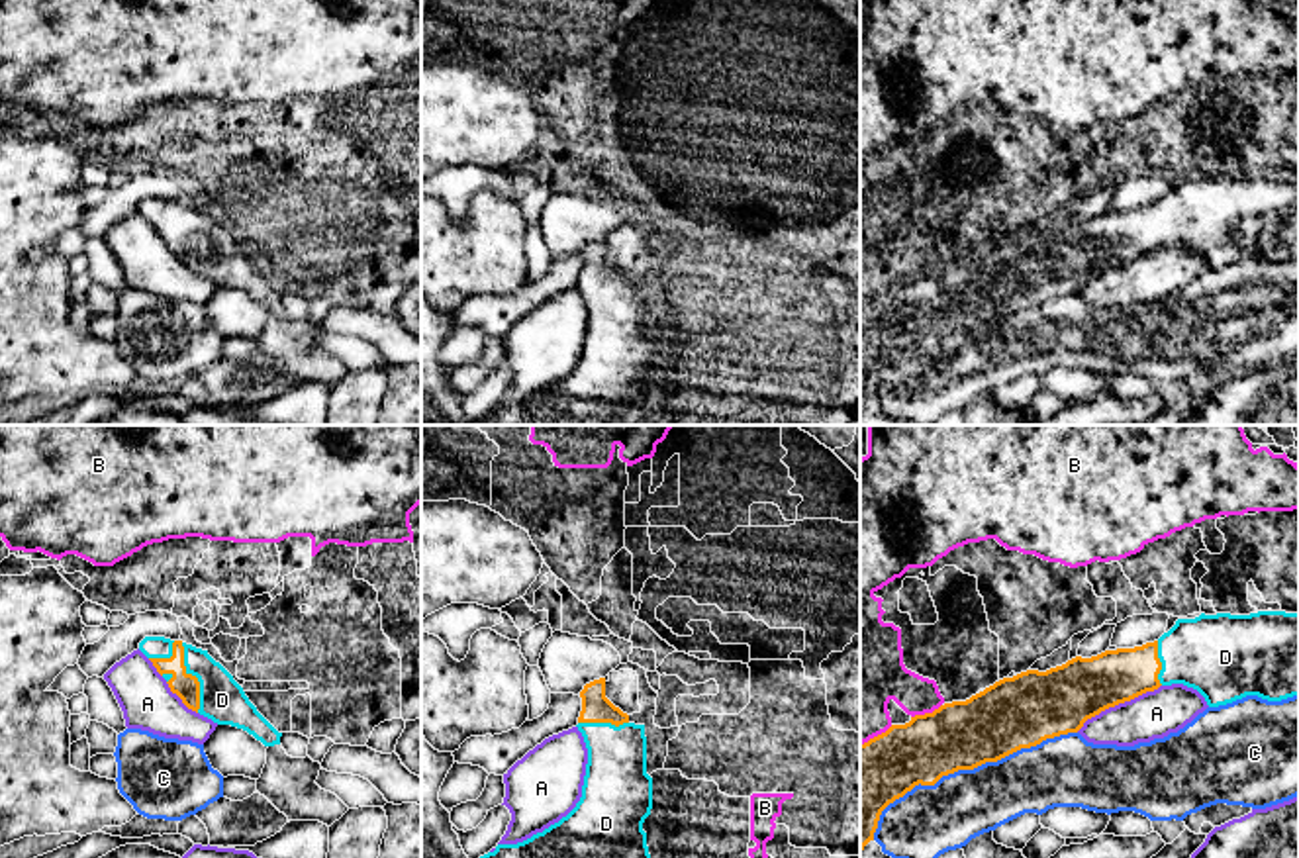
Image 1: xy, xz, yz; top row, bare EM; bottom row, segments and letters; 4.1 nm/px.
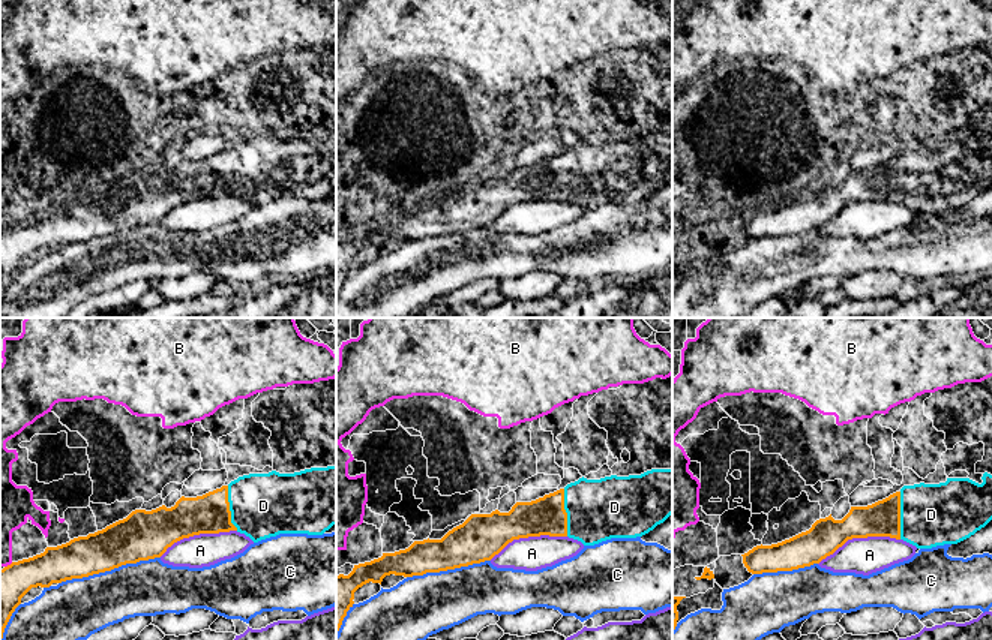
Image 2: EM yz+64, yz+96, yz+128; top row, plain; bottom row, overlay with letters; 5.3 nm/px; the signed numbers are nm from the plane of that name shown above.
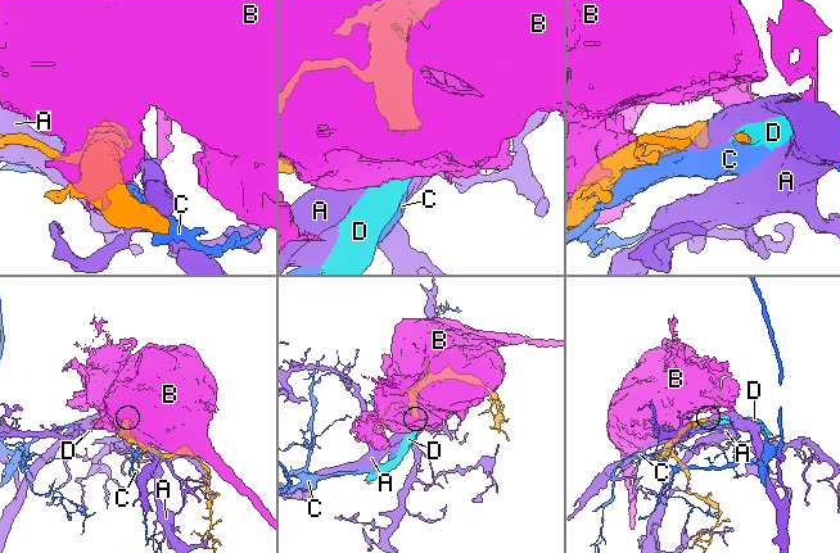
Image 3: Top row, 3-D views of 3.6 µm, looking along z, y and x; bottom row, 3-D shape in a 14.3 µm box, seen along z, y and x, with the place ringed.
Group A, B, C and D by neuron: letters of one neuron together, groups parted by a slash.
A / B / C / D

